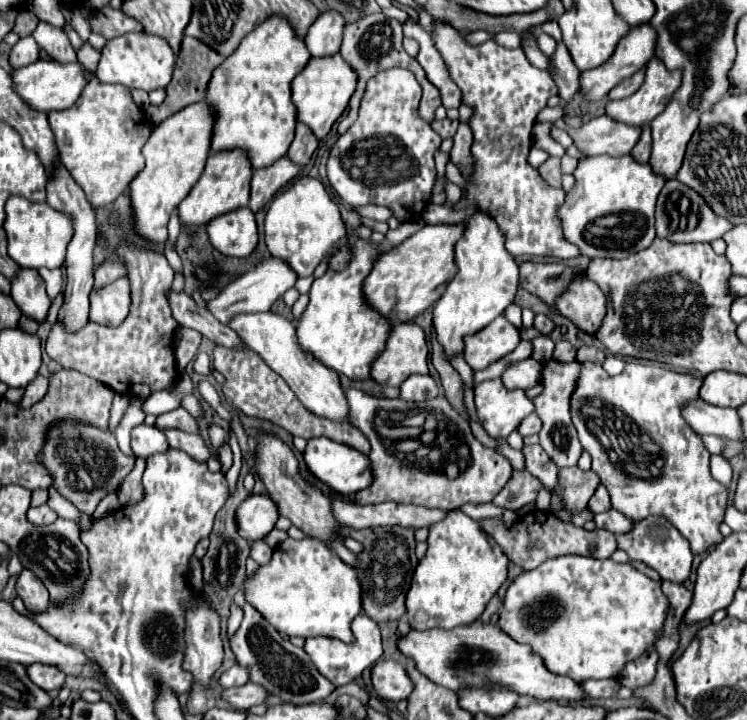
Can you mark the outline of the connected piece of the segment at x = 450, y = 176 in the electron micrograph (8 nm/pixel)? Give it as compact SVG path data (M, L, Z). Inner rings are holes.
M449 161L446 165L446 177L449 181L458 185L462 190L465 189L465 180L456 166Z

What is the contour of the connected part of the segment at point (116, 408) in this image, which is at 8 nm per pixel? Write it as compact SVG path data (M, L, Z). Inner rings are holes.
M115 393L113 404L110 410L110 418L109 418L109 429L114 432L118 427L123 416L125 416L125 412L127 412L127 408L129 408L129 400L127 400L127 396L121 396L121 394Z

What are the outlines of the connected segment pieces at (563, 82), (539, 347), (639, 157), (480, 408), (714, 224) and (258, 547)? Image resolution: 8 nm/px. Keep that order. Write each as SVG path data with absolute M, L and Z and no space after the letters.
M563 42L557 44L555 48L555 54L549 56L551 58L551 78L553 82L557 84L557 90L559 90L559 98L563 98L565 102L569 102L577 88L579 88L579 70L575 68L567 48L563 46Z
M537 336L531 340L533 344L533 352L531 352L531 358L537 360L539 364L543 364L545 360L551 360L553 358L553 340L549 336Z
M641 126L641 138L631 150L631 154L635 156L637 162L649 162L649 156L651 156L651 128L649 126Z
M497 378L475 386L475 410L491 438L507 438L535 406L523 390L507 390Z
M673 178L667 180L667 184L663 186L657 198L655 230L657 230L657 238L667 238L669 242L687 244L687 242L711 242L715 238L721 238L727 230L731 230L731 224L725 218L715 216L713 210L705 204L705 200L695 190Z
M257 540L257 542L253 542L253 546L251 546L251 558L257 562L257 564L267 564L269 560L271 560L271 554L273 554L273 550L263 542L263 540Z

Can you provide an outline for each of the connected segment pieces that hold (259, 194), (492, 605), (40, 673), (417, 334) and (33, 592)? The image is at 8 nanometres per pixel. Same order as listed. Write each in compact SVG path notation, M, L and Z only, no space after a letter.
M287 156L279 158L275 164L263 168L263 170L255 170L253 178L251 178L251 200L249 200L249 208L253 212L259 212L267 202L271 202L271 198L277 194L279 188L283 188L289 180L293 180L303 168L293 164L291 160L287 160Z
M496 594L487 604L483 614L480 617L480 620L482 622L488 623L491 616L498 611L502 604L503 598L499 597L498 594Z
M31 664L31 666L27 668L27 674L29 674L29 678L31 678L39 688L43 688L45 692L59 690L59 688L63 688L63 682L65 682L65 674L63 674L61 670L57 670L55 666Z
M415 322L393 324L383 352L371 362L371 378L377 384L401 386L409 374L427 374L425 332Z
M23 570L17 576L17 584L15 584L17 596L21 596L21 600L25 602L25 606L29 608L29 612L43 612L49 606L49 594L45 590L45 586L35 578L35 574L31 570Z

